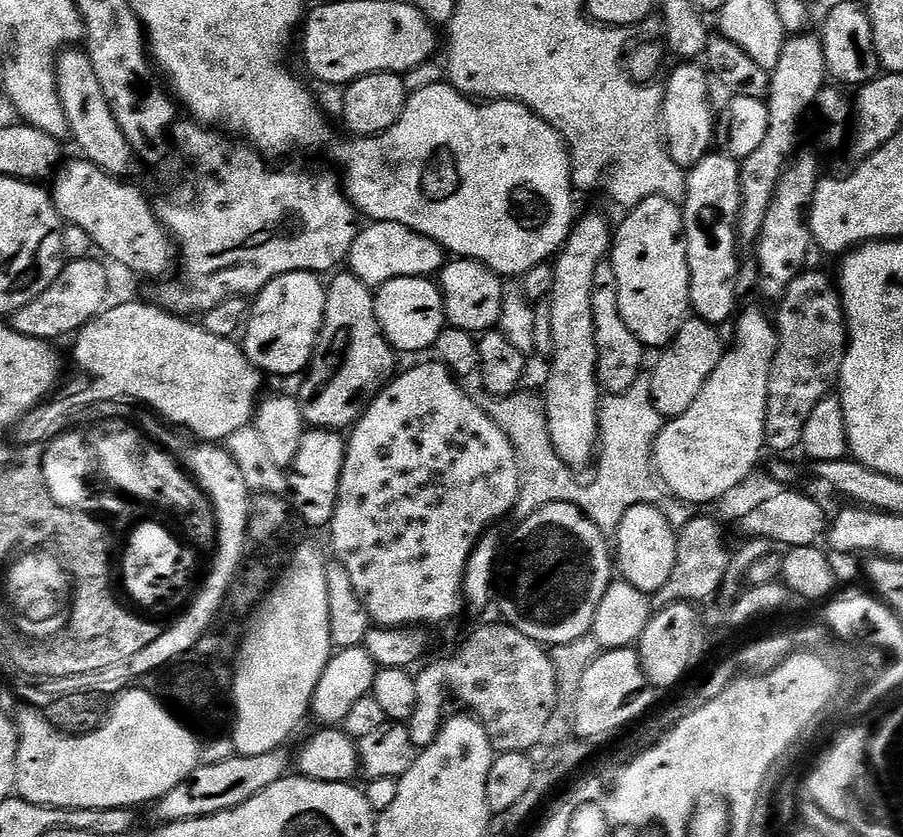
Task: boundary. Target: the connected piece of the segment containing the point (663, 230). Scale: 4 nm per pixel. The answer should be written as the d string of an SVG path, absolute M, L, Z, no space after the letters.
M646 196L637 204L640 205L621 222L620 228L618 224L612 241L610 259L614 266L614 274L618 278L618 310L622 314L622 322L626 322L626 326L630 326L634 338L638 338L645 349L652 350L652 348L656 348L655 350L663 350L676 337L678 330L684 325L685 319L690 312L690 270L688 269L688 255L686 254L686 246L684 245L684 214L680 204L670 202L661 196Z

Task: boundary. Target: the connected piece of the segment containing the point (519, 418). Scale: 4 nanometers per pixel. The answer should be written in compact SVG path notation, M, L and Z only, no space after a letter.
M641 378L630 386L630 390L617 396L603 397L598 455L588 481L562 462L554 450L548 429L548 413L544 410L541 397L520 395L497 396L488 402L492 404L483 405L485 414L500 427L506 438L510 438L516 451L516 461L520 464L520 493L514 509L517 517L529 516L547 504L573 504L606 538L615 537L616 528L626 510L639 504L657 508L668 525L677 530L692 520L693 509L678 497L666 494L654 475L654 449L662 427L662 417L652 401L651 379Z

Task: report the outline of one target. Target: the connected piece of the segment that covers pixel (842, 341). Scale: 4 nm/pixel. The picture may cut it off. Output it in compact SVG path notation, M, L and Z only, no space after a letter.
M805 270L786 286L778 301L774 323L780 339L770 366L766 398L764 442L767 451L792 452L800 448L802 430L814 406L833 395L840 379L844 352L848 349L848 324L844 321L844 302L835 279L824 272Z

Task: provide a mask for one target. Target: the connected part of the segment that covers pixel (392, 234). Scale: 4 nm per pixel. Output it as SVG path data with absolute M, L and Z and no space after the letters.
M378 220L367 226L361 227L359 234L354 238L354 246L350 246L346 261L347 271L354 273L366 287L379 290L381 286L394 278L414 278L415 276L432 278L444 267L446 253L438 242L398 222Z

